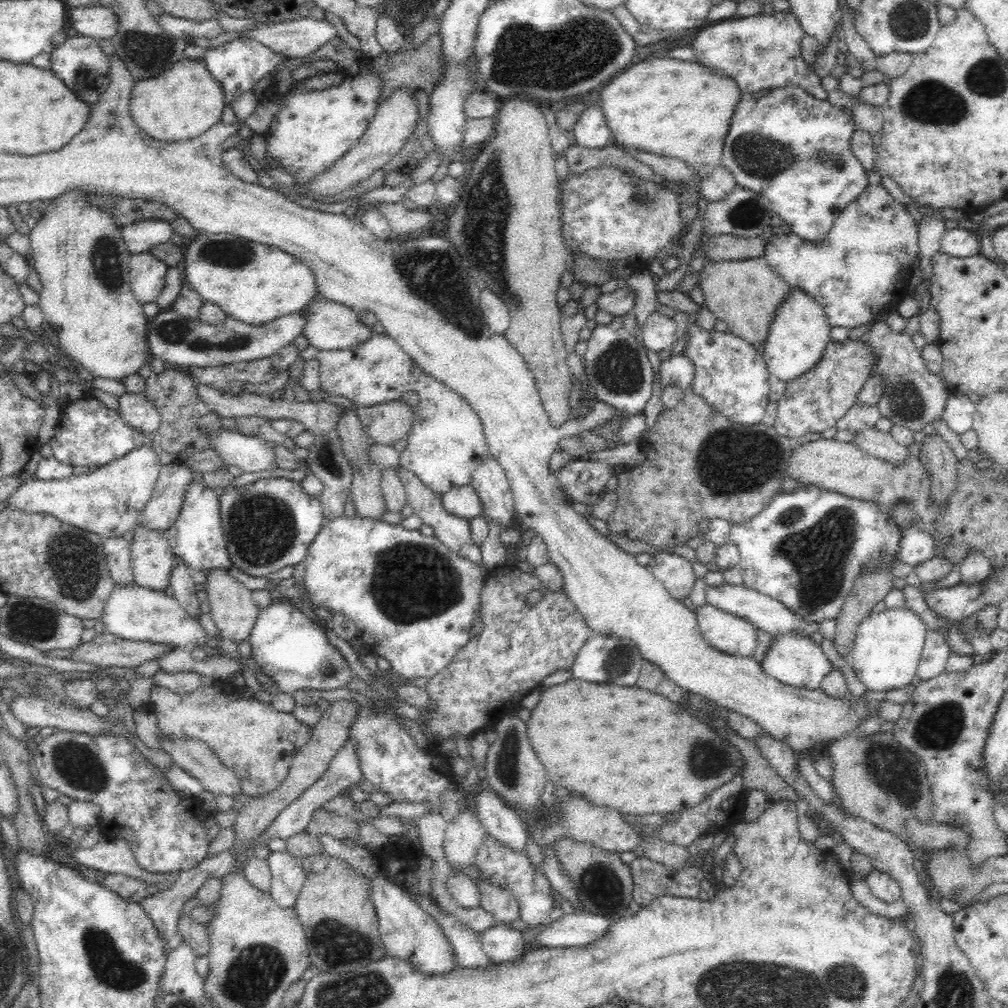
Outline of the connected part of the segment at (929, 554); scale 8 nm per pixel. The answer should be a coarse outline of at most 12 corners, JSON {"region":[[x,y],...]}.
{"region":[[919,520],[899,526],[897,559],[913,567],[935,557]]}

